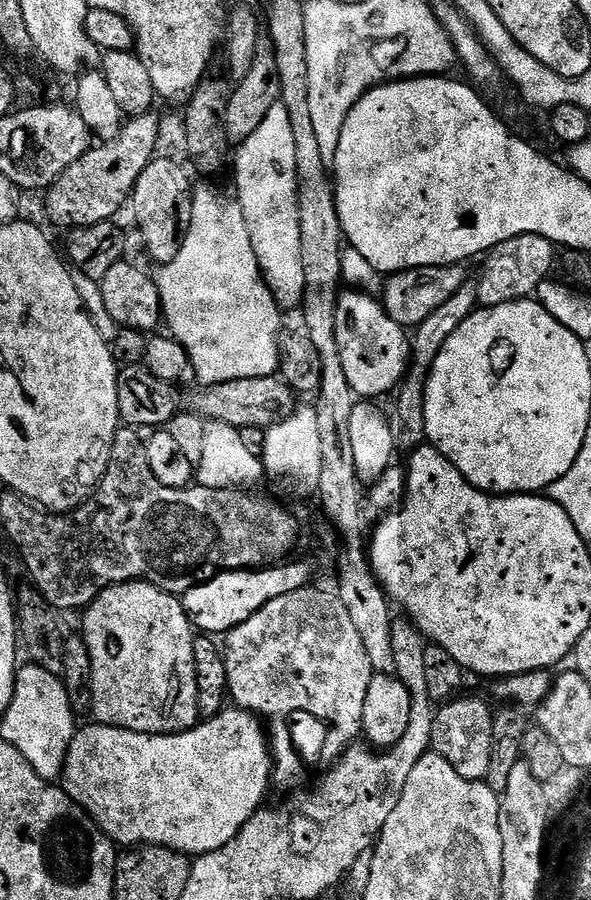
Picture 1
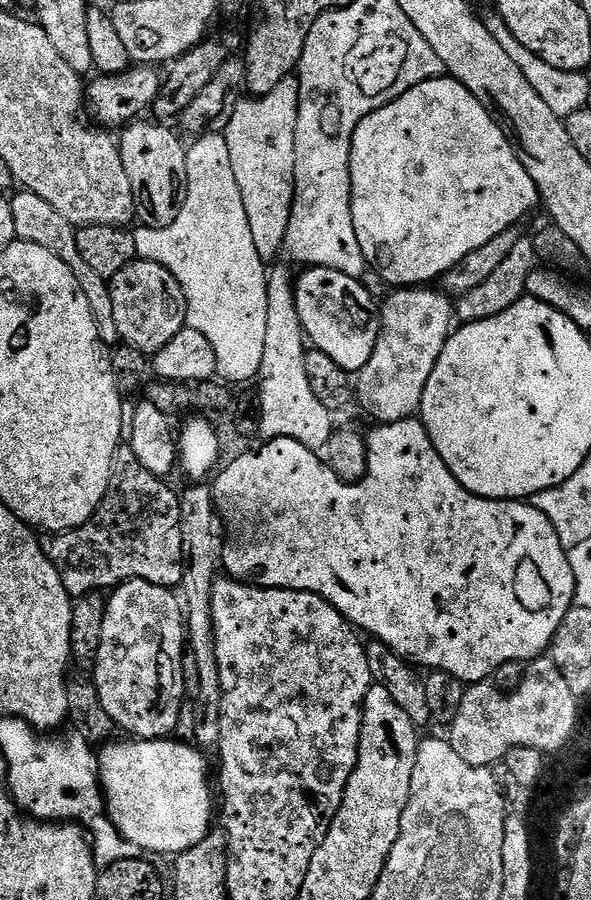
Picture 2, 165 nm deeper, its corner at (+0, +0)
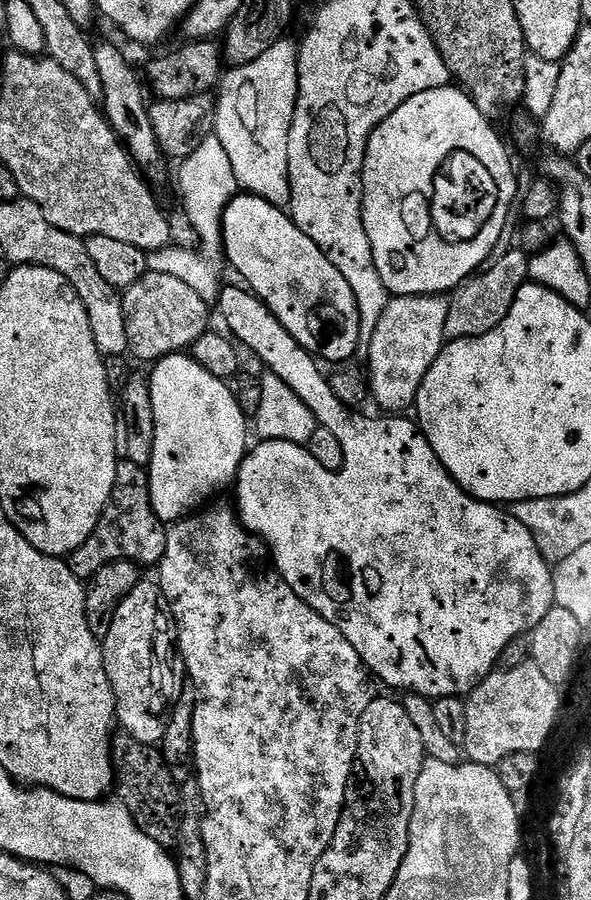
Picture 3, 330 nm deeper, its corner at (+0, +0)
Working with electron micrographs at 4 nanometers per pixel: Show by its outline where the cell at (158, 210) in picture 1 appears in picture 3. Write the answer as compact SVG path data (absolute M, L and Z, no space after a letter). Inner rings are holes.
M97 43L95 50L94 62L98 62L98 74L102 78L102 113L105 119L116 132L117 139L126 145L132 163L137 169L144 172L146 170L152 176L162 175L164 168L160 163L165 163L166 157L150 122L149 105L144 104L145 85L142 80L140 85L131 62L114 45Z

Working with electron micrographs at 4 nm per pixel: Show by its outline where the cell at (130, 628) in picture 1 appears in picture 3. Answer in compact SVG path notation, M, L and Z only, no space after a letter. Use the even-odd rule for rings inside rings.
M141 582L135 590L124 596L124 601L120 603L114 614L114 622L110 622L110 634L106 634L102 642L106 674L110 678L110 686L116 695L116 719L119 727L134 738L138 738L138 742L153 746L163 741L170 715L170 700L168 704L167 694L160 689L164 672L156 668L156 635L160 632L160 623L163 622L164 616L166 620L159 587L155 583Z

